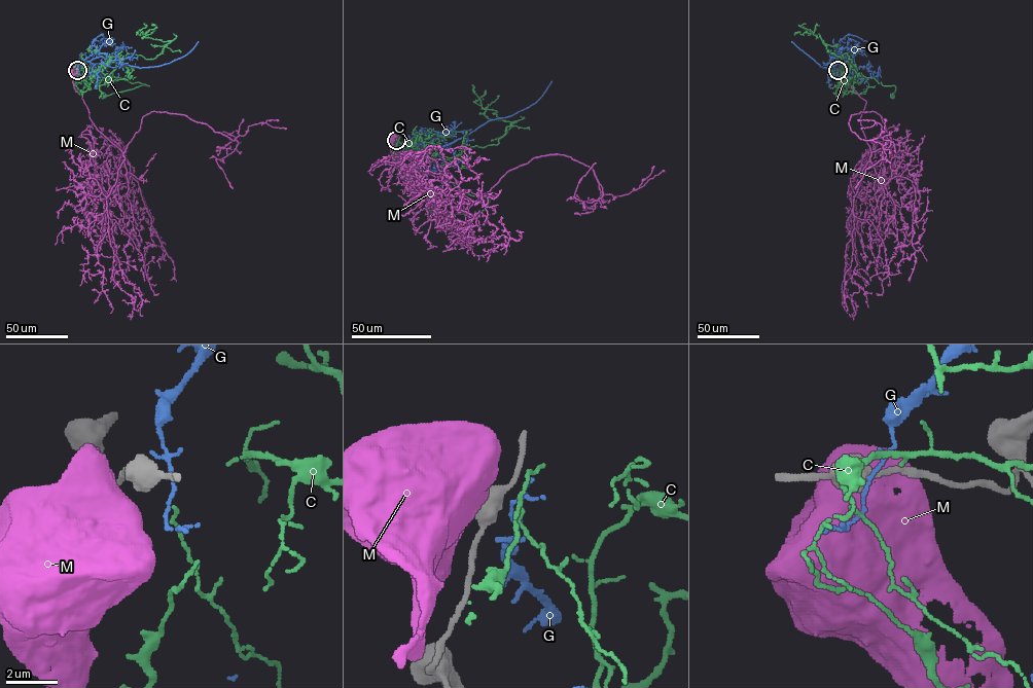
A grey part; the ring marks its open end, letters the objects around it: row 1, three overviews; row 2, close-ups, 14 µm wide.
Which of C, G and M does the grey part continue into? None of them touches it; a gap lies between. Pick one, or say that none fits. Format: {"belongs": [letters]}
{"belongs": []}

